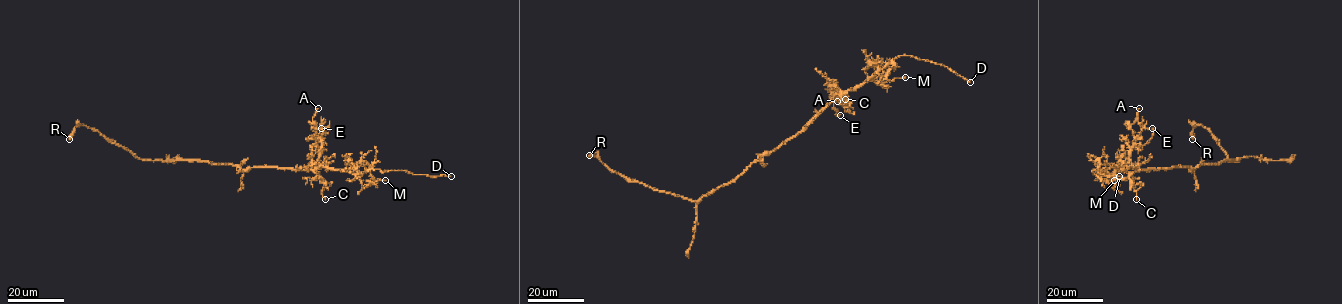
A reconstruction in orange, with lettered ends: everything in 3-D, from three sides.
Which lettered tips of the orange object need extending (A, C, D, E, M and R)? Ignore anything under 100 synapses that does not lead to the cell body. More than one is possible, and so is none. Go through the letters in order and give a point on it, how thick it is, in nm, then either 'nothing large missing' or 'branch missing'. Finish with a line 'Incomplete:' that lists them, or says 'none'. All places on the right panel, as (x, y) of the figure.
A: at (1139, 108); 120 nm thick; nothing large missing
C: at (1136, 199); 130 nm thick; nothing large missing
D: at (1119, 176); 140 nm thick; branch missing
E: at (1152, 128); 130 nm thick; nothing large missing
M: at (1114, 180); 140 nm thick; nothing large missing
R: at (1192, 139); 400 nm thick; nothing large missing
Incomplete: D

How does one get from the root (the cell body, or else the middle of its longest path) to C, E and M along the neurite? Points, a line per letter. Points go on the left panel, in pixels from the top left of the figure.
C: (257, 167), (311, 168), (324, 181), (321, 194), (325, 199)
E: (257, 167), (316, 168), (320, 147), (313, 145), (321, 128)
M: (257, 167), (328, 167), (354, 173), (368, 171), (373, 180), (367, 186), (379, 180), (385, 180)

